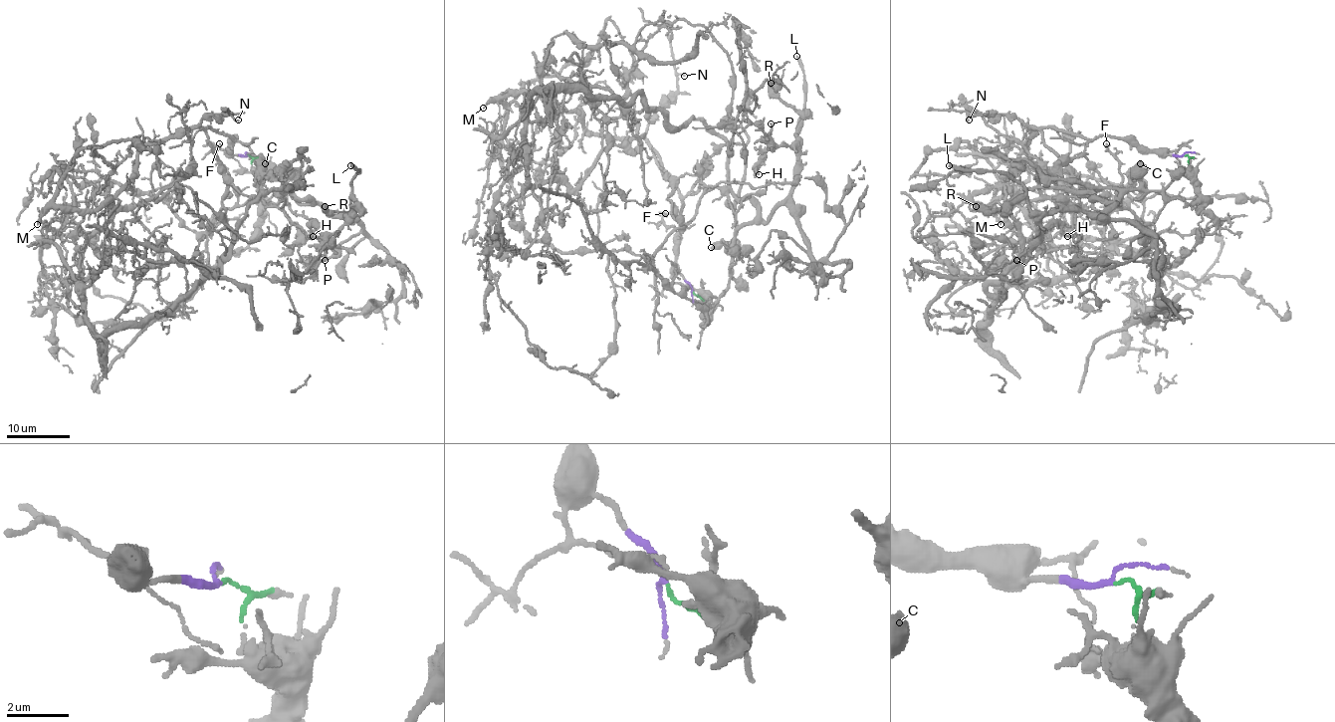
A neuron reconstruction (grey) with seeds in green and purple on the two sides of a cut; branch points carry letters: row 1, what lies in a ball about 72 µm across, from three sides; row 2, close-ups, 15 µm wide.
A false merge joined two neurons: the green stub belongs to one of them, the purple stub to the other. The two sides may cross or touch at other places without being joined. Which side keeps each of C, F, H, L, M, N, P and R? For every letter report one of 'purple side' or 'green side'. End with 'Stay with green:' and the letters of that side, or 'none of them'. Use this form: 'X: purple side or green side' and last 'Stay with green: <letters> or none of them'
C: green side
F: green side
H: green side
L: green side
M: purple side
N: purple side
P: green side
R: green side
Stay with green: C, F, H, L, P, R

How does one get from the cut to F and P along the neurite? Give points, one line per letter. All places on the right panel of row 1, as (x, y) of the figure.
F: (1184, 155), (1198, 195), (1192, 203), (1152, 190), (1081, 190), (1115, 204), (1120, 203), (1120, 161), (1105, 142)
P: (1184, 155), (1193, 173), (1195, 201), (1128, 190), (1099, 214), (1045, 214), (1037, 238), (1016, 260)

